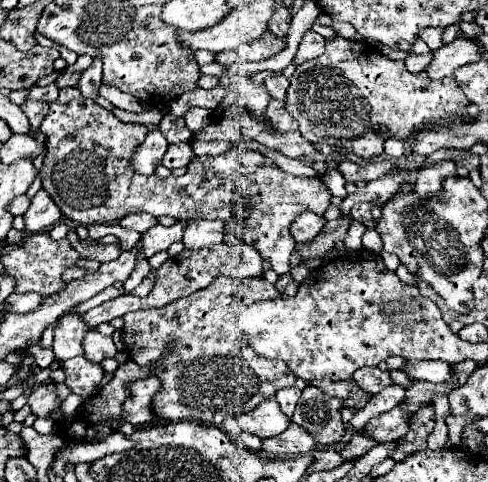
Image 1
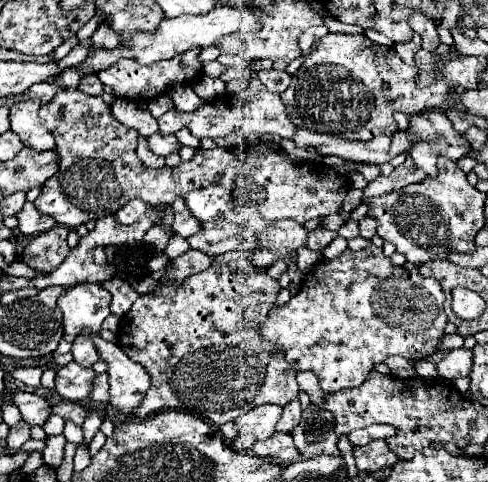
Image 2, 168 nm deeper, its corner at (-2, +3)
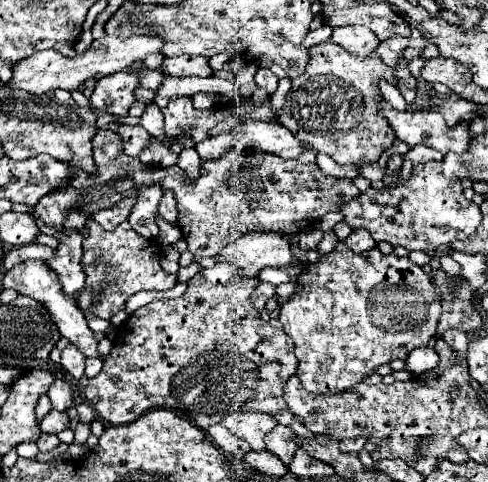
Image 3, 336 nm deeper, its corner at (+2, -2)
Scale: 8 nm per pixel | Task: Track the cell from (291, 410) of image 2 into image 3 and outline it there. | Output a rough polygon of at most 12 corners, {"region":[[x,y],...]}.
{"region":[[277,425],[265,447],[285,465],[293,459],[297,445],[289,427]]}

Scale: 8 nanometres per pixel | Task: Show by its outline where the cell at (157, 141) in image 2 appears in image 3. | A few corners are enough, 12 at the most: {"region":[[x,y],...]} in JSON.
{"region":[[121,125],[123,153],[137,157],[149,133],[141,125]]}

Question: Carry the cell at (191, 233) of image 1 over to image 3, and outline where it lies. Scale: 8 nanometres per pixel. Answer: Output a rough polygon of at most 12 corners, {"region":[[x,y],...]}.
{"region":[[173,191],[163,193],[159,215],[177,223],[177,201]]}

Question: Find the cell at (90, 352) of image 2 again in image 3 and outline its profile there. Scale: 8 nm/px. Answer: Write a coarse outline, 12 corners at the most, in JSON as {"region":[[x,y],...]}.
{"region":[[67,345],[61,351],[61,365],[81,379],[85,355]]}

